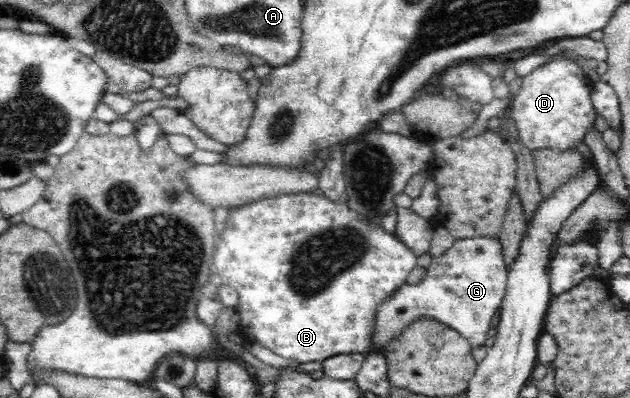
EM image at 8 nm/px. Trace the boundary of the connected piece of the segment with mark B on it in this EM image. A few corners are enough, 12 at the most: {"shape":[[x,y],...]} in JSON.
{"shape":[[325,195],[235,206],[212,268],[299,364],[370,351],[409,247]]}

